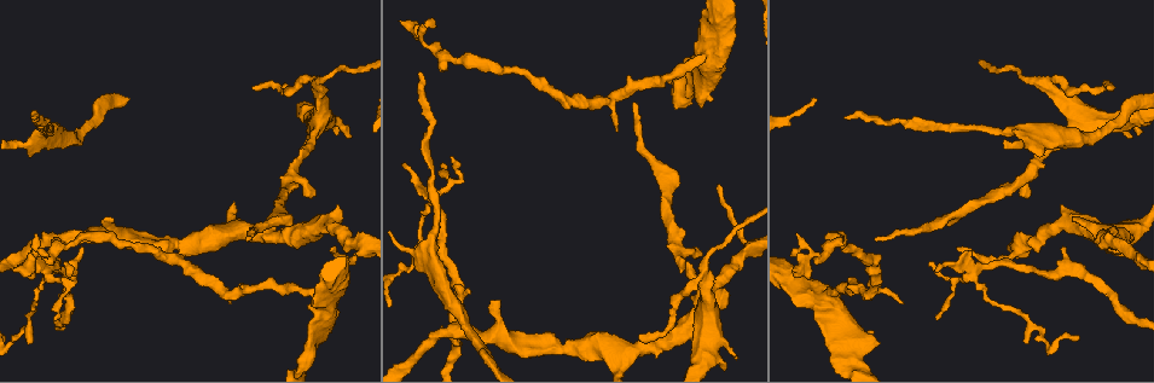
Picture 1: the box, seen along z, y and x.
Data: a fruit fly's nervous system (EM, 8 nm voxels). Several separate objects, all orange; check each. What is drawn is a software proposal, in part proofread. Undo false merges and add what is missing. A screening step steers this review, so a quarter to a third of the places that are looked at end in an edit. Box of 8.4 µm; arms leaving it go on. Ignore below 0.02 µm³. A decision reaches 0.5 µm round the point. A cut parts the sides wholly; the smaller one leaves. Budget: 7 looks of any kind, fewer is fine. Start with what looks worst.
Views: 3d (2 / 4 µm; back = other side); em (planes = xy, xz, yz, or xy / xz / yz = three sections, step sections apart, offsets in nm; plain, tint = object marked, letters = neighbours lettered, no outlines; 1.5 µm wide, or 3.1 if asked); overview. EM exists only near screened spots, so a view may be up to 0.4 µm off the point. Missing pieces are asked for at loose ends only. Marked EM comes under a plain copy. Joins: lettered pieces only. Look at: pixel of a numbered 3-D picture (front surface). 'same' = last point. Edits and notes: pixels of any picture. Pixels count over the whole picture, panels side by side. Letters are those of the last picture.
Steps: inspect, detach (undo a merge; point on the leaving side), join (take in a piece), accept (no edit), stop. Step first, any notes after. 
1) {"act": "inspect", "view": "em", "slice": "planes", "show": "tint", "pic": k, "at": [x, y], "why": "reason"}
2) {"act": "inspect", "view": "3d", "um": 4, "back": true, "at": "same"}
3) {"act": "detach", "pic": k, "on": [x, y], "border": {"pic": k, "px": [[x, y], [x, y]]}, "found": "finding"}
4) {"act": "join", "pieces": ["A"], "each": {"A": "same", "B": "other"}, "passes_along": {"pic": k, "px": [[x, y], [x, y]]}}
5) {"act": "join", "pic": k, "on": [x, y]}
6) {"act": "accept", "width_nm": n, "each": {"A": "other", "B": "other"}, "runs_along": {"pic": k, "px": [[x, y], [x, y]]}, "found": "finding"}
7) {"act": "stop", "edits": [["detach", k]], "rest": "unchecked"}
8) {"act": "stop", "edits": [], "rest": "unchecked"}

{"act": "inspect", "view": "em", "slice": "planes", "show": "letters", "pic": 1, "at": [421, 75], "why": "long arm stops here"}

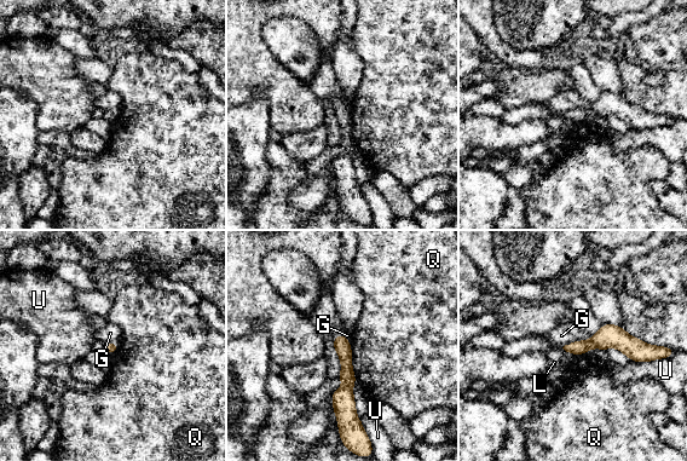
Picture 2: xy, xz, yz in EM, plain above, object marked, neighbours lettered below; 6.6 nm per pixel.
{"act": "accept", "each": {"G": "other", "L": "other", "Q": "other", "U": "other"}, "border": {"pic": 2, "px": [[593, 335], [563, 347]]}, "found": "none of them fits"}

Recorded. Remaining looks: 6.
{"act": "inspect", "view": "3d", "um": 2, "pic": 1, "at": [247, 238], "why": "long arm stops here"}

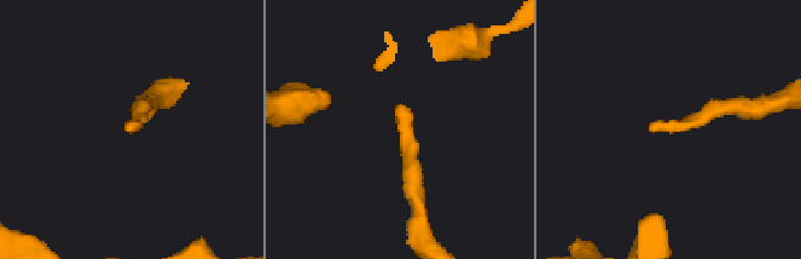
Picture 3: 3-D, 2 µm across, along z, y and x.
{"act": "inspect", "view": "em", "slice": "planes", "show": "letters", "pic": 3, "at": [125, 130], "why": "need the tissue"}

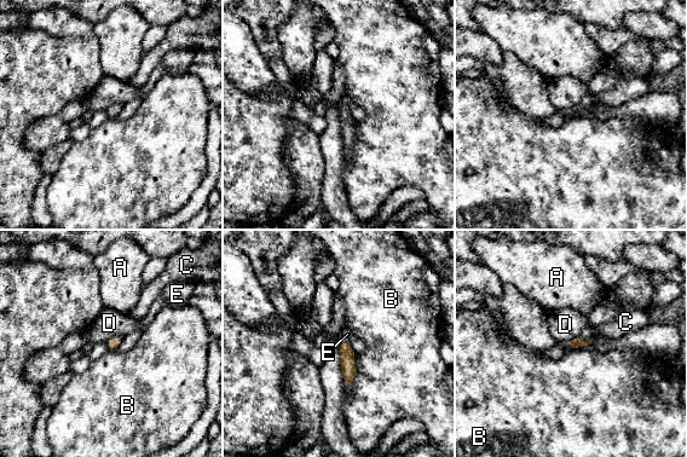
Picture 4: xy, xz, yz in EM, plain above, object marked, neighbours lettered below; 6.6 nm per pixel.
{"act": "join", "pieces": ["E"], "each": {"A": "other", "B": "other", "C": "other", "D": "other", "E": "same"}, "passes_along": {"pic": 4, "px": [[347, 354], [344, 341], [347, 334]]}, "found": "it goes on there"}

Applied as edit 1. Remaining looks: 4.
{"act": "inspect", "view": "em", "um": 3.1, "slice": "planes", "show": "letters", "pic": 1, "at": [47, 255], "why": "free end"}

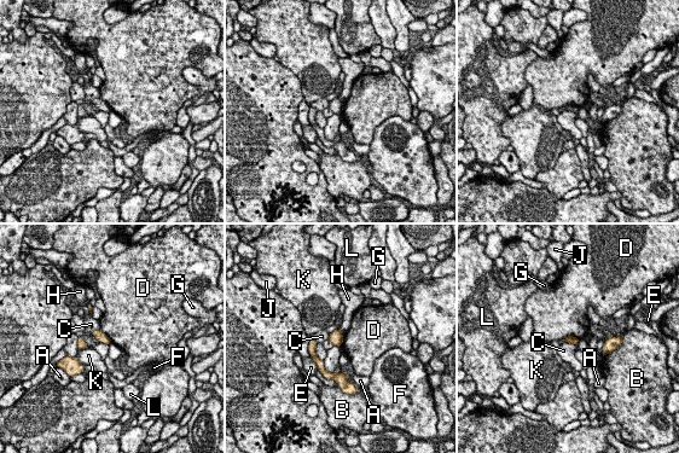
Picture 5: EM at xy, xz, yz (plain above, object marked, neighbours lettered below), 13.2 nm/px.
{"act": "accept", "longest_contact_nm": ["B", 240], "each": {"A": "other", "B": "other", "C": "other", "D": "other", "E": "other", "F": "other", "G": "other", "H": "other", "J": "other", "K": "other", "L": "other"}, "found": "no lettered piece goes on from it"}

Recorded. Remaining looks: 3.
{"act": "stop", "edits": [["join", 4]], "rest": "unchecked"}

